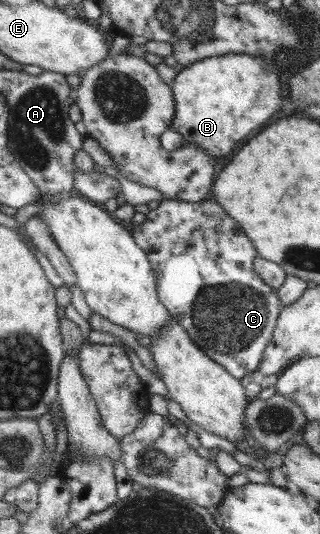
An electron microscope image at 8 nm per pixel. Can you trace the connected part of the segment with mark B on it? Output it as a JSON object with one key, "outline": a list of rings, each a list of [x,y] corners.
{"outline":[[[224,54],[194,62],[178,71],[172,84],[175,112],[169,130],[182,136],[182,146],[200,148],[214,158],[232,152],[240,140],[264,126],[280,104],[283,106],[276,62],[248,54]]]}

